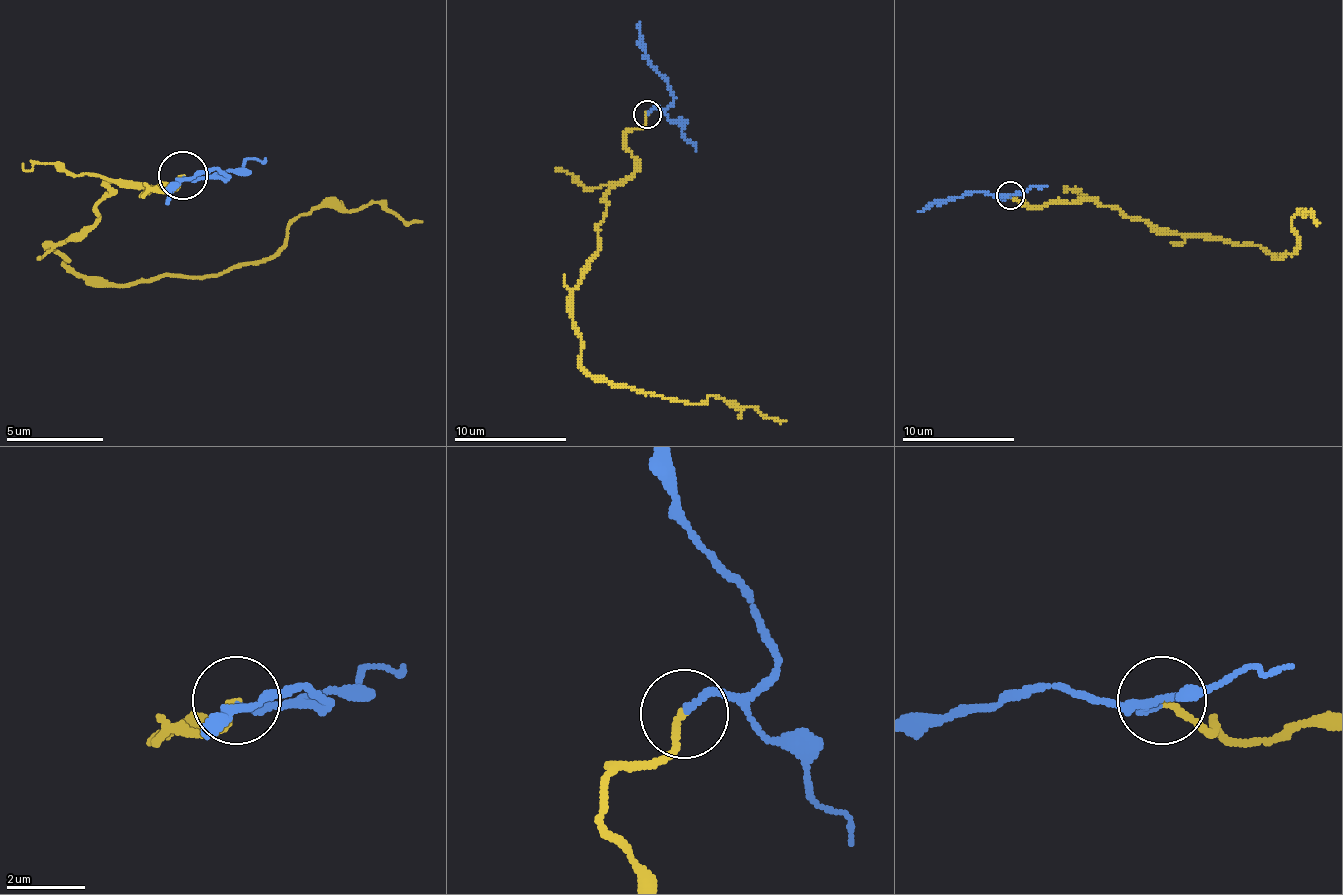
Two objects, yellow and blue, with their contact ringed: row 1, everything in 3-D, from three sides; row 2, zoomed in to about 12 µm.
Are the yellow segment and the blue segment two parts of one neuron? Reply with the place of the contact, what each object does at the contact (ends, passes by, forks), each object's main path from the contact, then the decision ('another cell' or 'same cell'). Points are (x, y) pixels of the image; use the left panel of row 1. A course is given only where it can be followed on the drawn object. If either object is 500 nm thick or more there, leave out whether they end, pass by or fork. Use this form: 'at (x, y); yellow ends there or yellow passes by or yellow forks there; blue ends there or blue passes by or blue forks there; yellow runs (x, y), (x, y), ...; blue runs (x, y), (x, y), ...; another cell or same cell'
at (183, 175); yellow ends there; blue ends there; yellow runs (184, 174), (106, 184), (53, 247), (106, 286), (266, 261), (315, 208), (421, 223); blue runs (184, 179), (213, 179), (227, 174), (198, 169), (179, 184), (169, 203); same cell

